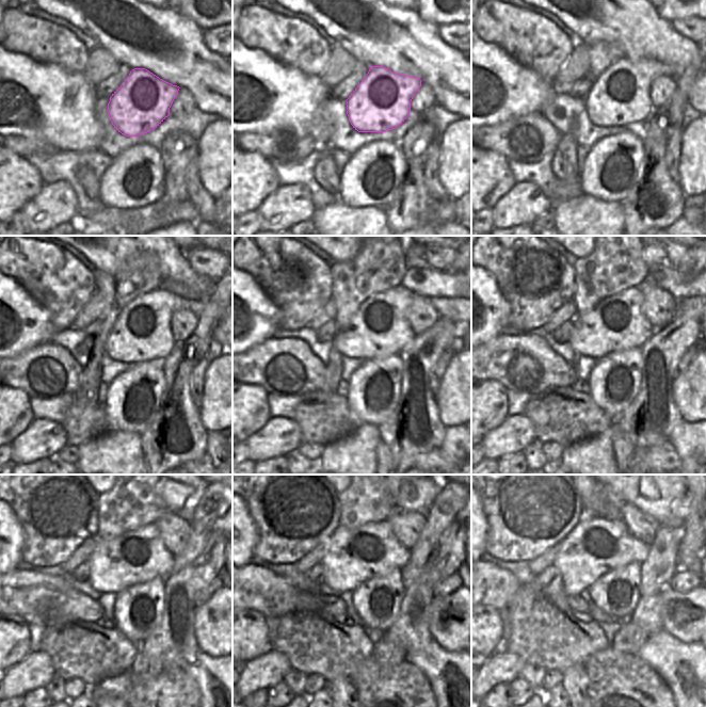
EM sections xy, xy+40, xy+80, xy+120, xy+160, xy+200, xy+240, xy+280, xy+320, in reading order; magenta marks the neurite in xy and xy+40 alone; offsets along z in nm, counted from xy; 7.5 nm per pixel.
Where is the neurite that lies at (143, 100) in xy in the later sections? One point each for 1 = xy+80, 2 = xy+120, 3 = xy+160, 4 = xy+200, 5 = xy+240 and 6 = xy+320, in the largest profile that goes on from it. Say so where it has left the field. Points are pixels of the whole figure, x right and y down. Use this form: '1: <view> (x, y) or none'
1: xy+80 (620, 96)
2: xy+120 (142, 332)
3: xy+160 (379, 328)
4: xy+200 (618, 323)
5: xy+240 (135, 557)
6: xy+320 (595, 546)

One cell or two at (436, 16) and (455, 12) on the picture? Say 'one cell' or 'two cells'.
one cell

